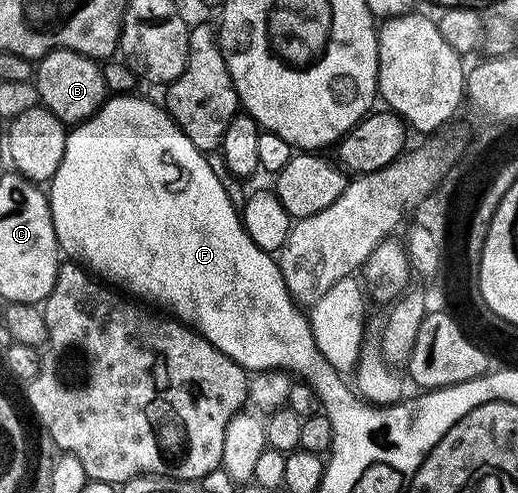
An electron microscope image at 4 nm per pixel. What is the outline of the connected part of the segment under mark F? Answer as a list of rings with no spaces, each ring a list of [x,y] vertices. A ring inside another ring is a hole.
[[[135,93],[116,94],[114,97],[108,98],[90,119],[70,128],[65,145],[65,157],[61,157],[61,165],[49,184],[51,216],[60,252],[72,260],[82,260],[100,280],[111,285],[120,283],[125,290],[132,291],[133,294],[140,295],[143,299],[152,299],[153,302],[168,307],[172,311],[168,312],[176,320],[182,321],[192,329],[197,328],[199,334],[204,335],[218,351],[225,353],[225,357],[229,357],[244,371],[256,373],[282,368],[292,376],[298,377],[319,396],[319,402],[327,415],[329,424],[329,443],[339,443],[339,411],[347,411],[347,403],[361,403],[360,396],[347,383],[343,383],[344,376],[340,372],[334,371],[329,365],[329,361],[325,361],[325,357],[321,357],[321,353],[315,350],[311,320],[301,310],[300,304],[292,299],[283,280],[283,274],[279,271],[276,256],[270,251],[262,251],[257,245],[253,245],[249,233],[245,233],[236,204],[235,207],[231,204],[231,199],[227,196],[222,181],[215,176],[214,169],[207,164],[208,156],[204,152],[198,151],[193,145],[193,141],[189,141],[189,137],[185,137],[185,133],[181,133],[181,129],[160,104],[158,107],[157,104],[150,103],[147,99],[138,99],[137,96],[138,94]],[[333,395],[347,395],[347,403],[331,405]]]

